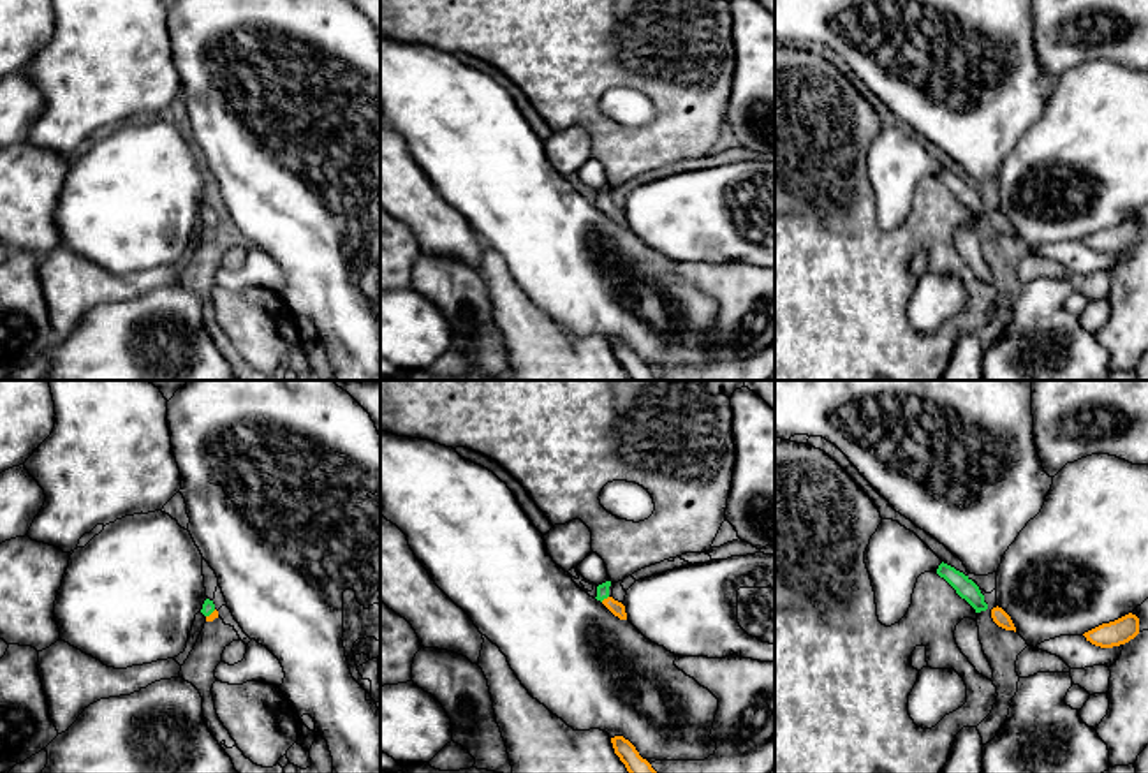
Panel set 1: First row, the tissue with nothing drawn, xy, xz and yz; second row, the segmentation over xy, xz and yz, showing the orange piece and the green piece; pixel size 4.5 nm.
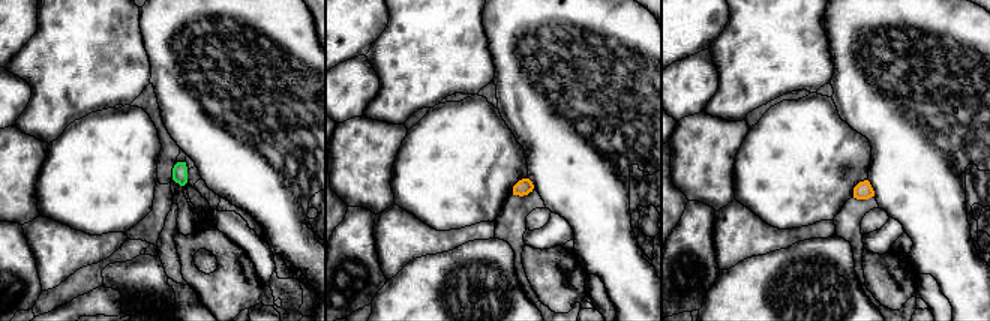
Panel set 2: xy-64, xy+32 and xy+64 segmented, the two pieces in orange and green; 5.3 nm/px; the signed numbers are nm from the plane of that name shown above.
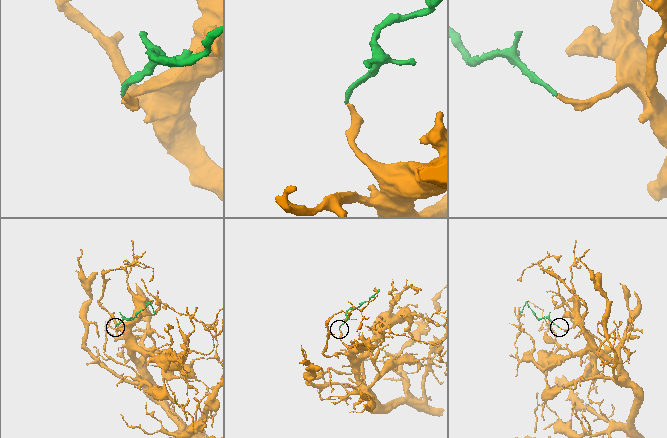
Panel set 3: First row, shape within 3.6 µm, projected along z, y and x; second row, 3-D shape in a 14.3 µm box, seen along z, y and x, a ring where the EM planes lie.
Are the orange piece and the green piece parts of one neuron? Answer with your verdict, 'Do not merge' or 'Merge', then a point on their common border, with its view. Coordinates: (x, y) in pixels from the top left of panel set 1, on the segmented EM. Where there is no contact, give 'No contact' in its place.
Merge. Touches orange at xz (604, 599)

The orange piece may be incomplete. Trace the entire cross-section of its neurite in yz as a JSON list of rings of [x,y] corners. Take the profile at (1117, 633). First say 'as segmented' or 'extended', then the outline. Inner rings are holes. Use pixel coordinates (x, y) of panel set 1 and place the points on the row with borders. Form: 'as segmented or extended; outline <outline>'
as segmented; outline [[[1132,613],[1109,622],[1102,623],[1083,636],[1095,646],[1100,648],[1113,648],[1129,643],[1139,634],[1139,618]]]

